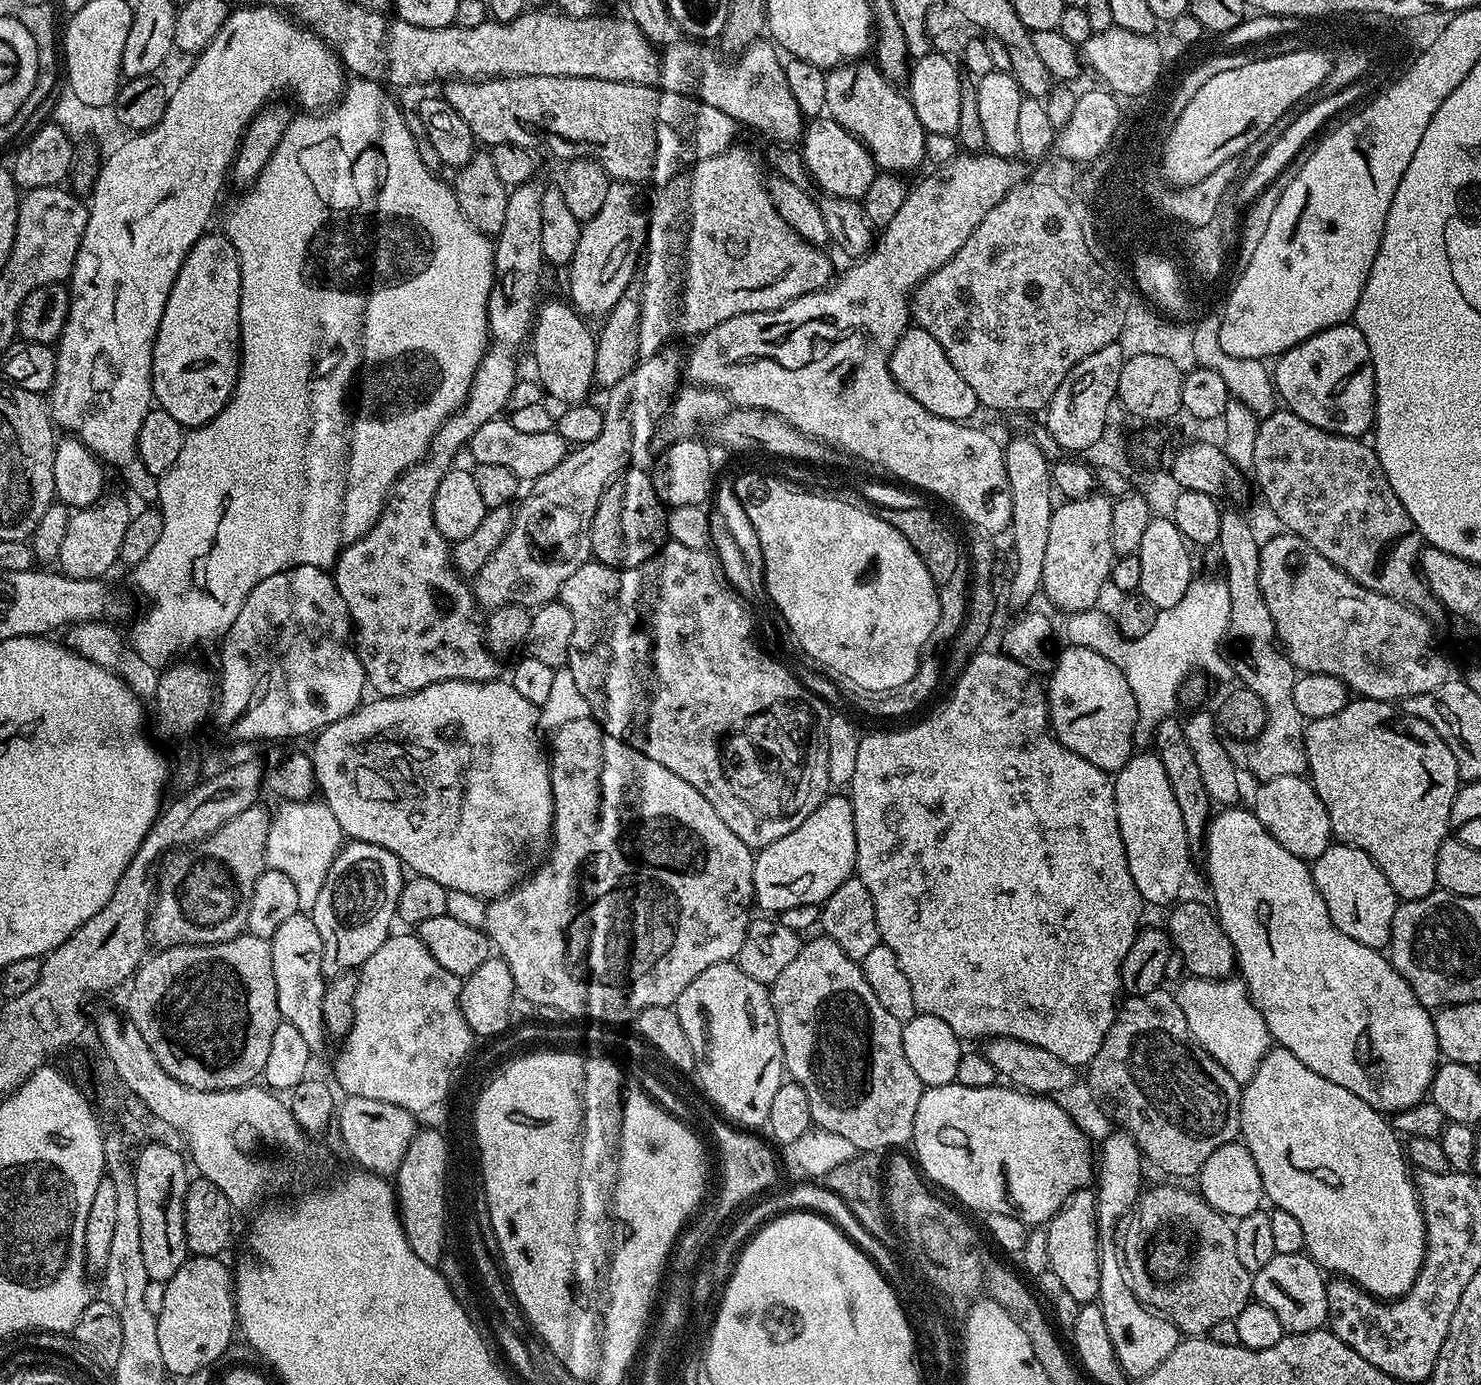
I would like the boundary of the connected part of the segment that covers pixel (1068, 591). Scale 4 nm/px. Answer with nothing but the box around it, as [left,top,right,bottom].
[1040,494,1116,614]

